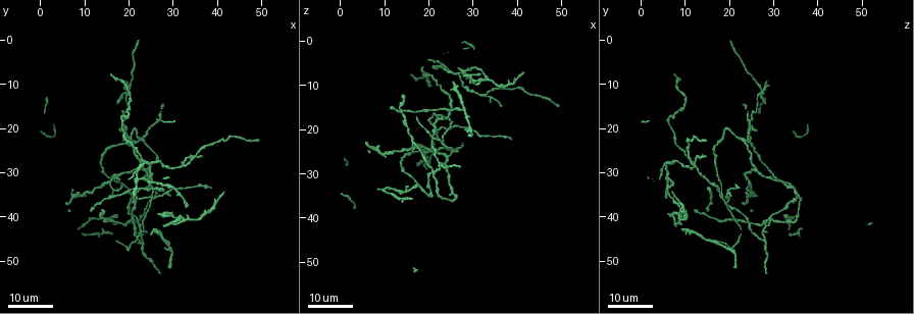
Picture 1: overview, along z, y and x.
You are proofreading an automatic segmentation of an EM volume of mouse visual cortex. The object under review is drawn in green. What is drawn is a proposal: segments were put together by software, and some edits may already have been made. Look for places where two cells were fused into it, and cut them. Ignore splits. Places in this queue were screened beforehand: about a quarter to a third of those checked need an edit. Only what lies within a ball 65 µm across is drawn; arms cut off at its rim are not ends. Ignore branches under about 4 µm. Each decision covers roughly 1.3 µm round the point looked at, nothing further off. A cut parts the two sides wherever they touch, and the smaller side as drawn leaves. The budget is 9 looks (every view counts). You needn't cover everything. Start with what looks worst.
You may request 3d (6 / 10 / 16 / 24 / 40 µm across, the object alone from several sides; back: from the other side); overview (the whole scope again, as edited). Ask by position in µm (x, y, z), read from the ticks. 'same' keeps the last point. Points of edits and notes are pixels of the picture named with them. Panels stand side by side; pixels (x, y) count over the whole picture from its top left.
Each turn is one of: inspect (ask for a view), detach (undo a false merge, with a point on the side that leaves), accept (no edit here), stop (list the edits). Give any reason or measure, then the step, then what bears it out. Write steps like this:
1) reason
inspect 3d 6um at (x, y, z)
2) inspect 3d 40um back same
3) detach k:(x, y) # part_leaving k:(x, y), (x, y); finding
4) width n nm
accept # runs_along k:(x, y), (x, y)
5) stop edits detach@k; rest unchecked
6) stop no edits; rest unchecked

four or more arms meet
inspect 3d 16um at (21.5, 40.5, 29.0)

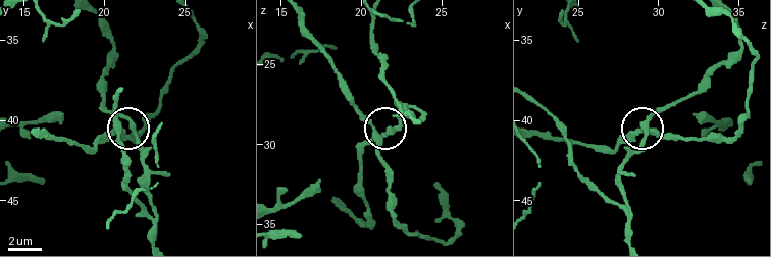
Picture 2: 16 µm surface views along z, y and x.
zoom in
inspect 3d 10um at (21.8, 40.5, 29.3)

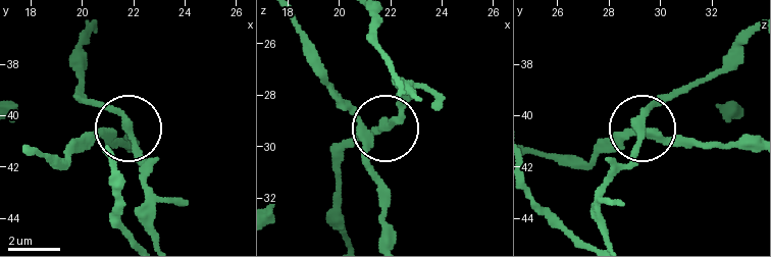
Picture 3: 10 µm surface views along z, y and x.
arms 4
accept # runs_along 3:(606, 239), (602, 193), (630, 159), (644, 115), (670, 90); one cell here

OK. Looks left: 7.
small branch off a trunk
inspect 3d 24um at (21.5, 36.5, 19.0)

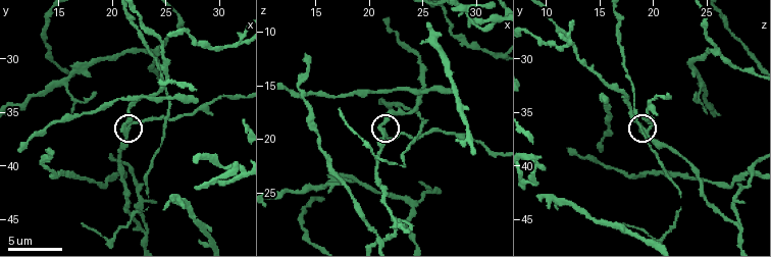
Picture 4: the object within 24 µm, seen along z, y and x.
inspect 3d 6um at (21.2, 36.6, 19.4)

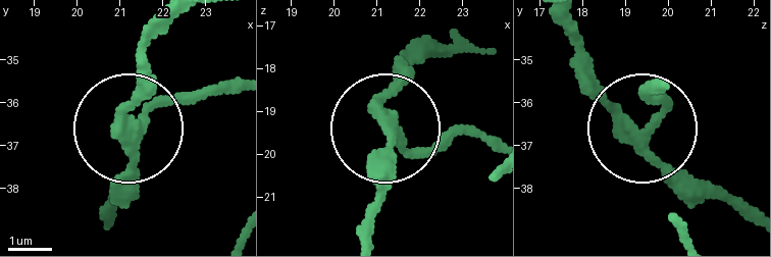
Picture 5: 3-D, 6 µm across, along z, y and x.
width 250 nm
detach 5:(176, 98) # two cells meet here

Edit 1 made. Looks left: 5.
see it whole again
inspect overview

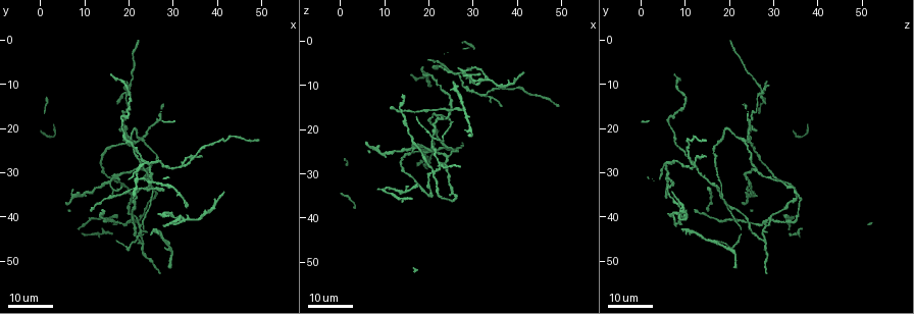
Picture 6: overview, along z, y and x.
branch point
inspect 3d 16um at (32.0, 28.0, 12.0)

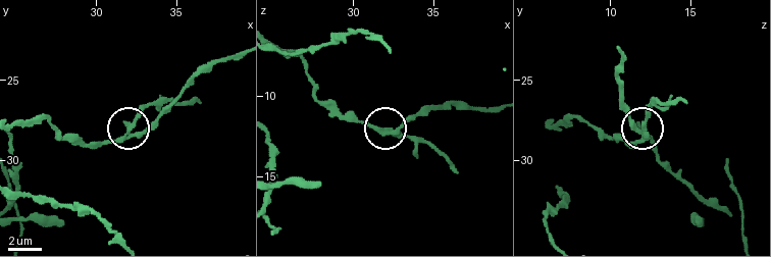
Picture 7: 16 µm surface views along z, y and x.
inspect 3d 6um at (32.2, 27.8, 12.0)

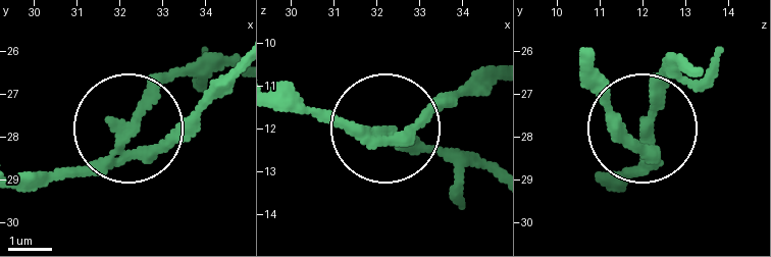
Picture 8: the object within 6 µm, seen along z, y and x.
arms 3
accept # continuous, no second cell

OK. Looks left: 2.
inspect 3d 10um at (27.8, 28.6, 9.8)

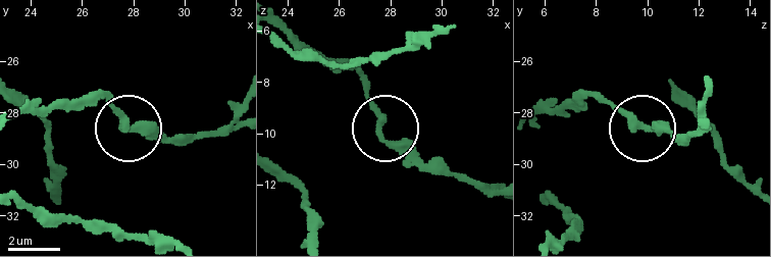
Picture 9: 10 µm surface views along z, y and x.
zoom in
inspect 3d 6um at (27.6, 28.5, 10.0)

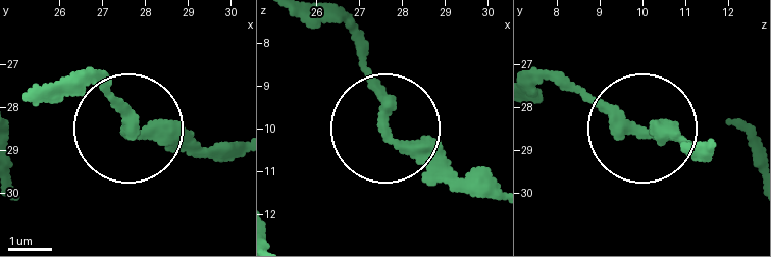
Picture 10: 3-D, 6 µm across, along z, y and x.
side_arm 28 um
accept # continuous, no second cell

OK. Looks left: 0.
stop edits detach@5; rest unchecked

